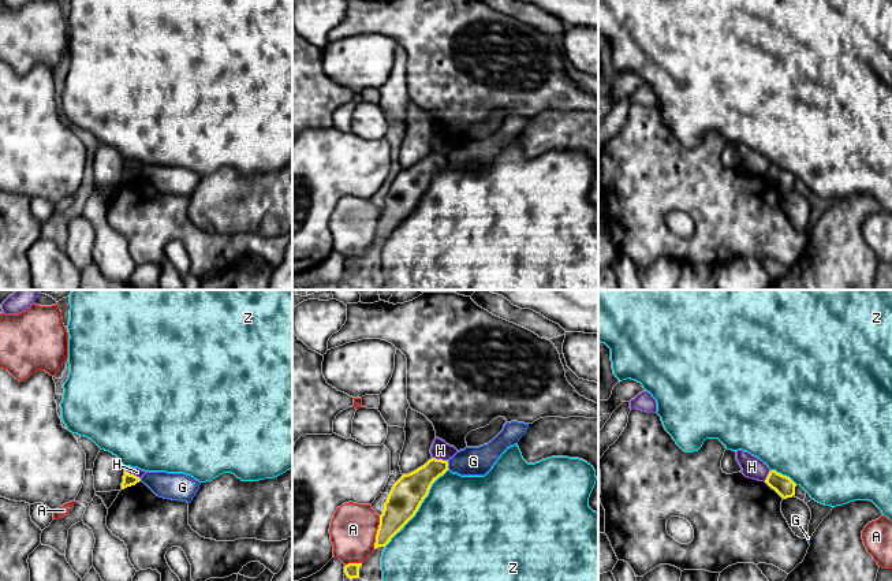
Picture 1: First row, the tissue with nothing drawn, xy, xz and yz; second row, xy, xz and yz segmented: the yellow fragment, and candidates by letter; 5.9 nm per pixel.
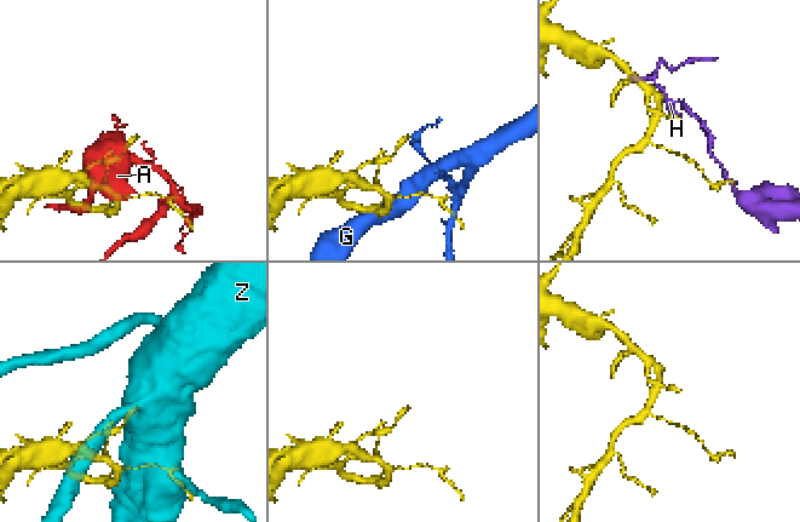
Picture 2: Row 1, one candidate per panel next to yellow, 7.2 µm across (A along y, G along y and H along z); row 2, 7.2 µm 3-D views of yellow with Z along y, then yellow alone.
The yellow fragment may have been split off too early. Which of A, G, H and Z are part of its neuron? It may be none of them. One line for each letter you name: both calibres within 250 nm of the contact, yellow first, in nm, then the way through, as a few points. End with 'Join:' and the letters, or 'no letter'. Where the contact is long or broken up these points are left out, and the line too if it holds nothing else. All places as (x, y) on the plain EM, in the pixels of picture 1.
Join: no letter

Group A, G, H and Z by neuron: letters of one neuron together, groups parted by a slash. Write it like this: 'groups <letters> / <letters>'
groups A / G / H / Z

